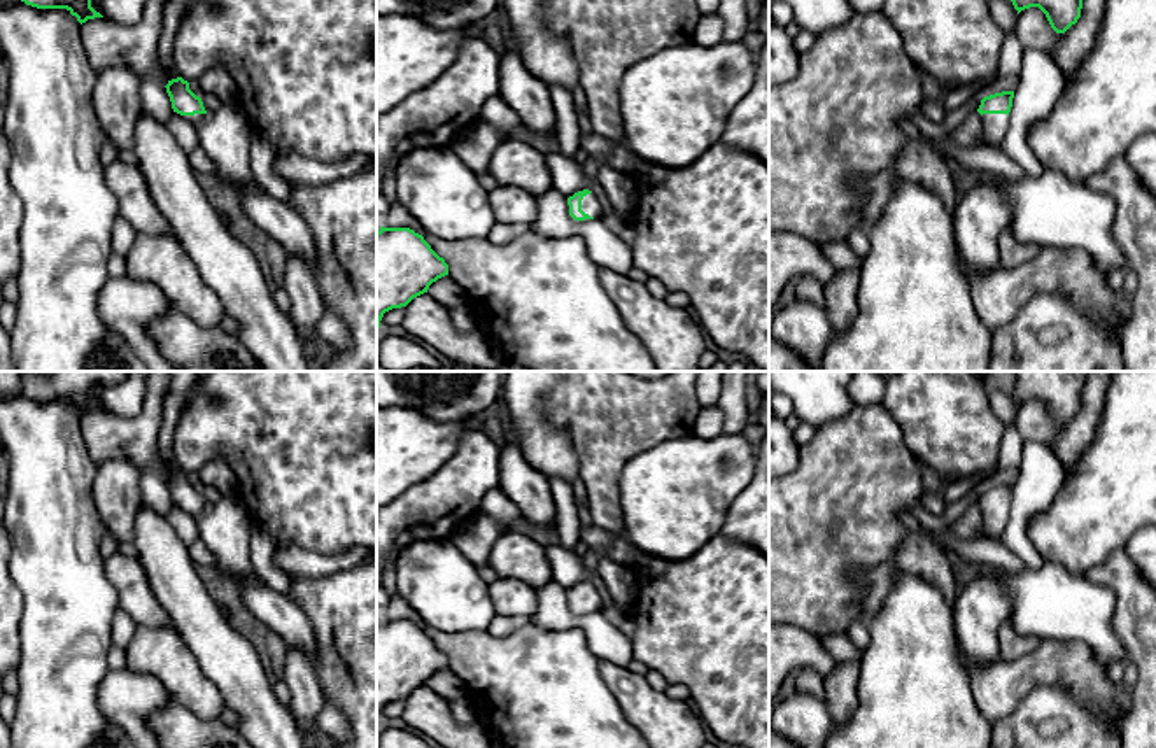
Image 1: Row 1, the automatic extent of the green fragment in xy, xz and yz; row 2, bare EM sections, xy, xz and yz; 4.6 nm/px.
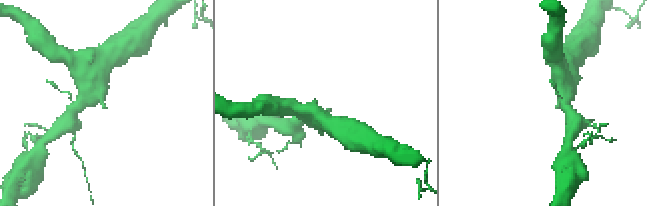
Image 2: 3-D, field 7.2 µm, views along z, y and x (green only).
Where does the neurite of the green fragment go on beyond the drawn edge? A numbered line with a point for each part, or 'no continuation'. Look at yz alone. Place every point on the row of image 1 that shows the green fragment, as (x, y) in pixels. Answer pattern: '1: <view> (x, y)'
1: yz (993, 125)

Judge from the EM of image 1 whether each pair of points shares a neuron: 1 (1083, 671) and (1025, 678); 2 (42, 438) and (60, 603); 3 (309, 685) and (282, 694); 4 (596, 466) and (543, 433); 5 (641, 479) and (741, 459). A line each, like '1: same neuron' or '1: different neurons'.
1: same neuron
2: same neuron
3: different neurons
4: different neurons
5: same neuron

